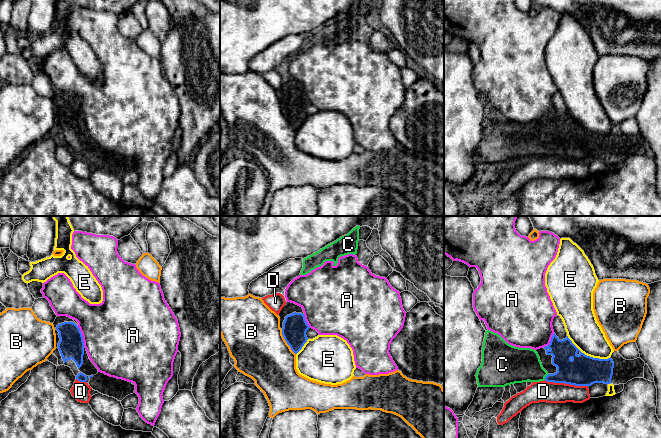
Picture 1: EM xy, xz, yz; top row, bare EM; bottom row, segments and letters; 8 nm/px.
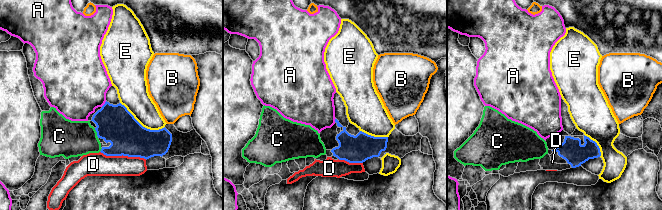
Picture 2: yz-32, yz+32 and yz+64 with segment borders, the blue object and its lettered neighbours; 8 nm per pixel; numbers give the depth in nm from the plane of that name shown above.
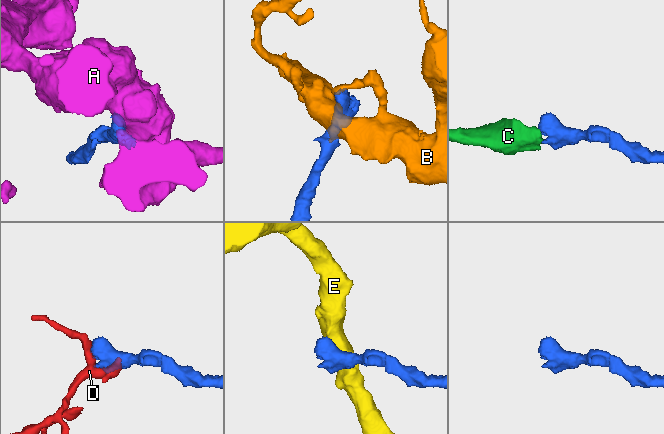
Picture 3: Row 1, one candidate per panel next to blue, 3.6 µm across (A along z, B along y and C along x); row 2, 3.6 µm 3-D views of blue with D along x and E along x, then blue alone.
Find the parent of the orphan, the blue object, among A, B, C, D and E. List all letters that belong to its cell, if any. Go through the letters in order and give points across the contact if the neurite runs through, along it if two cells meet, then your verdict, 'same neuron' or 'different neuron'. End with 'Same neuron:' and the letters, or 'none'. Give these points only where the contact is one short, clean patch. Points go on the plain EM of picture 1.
A: different neuron
B: different neuron
C: across yz (575, 148), (545, 153), (525, 141), (517, 141) | same neuron
D: different neuron
E: different neuron
Same neuron: C

